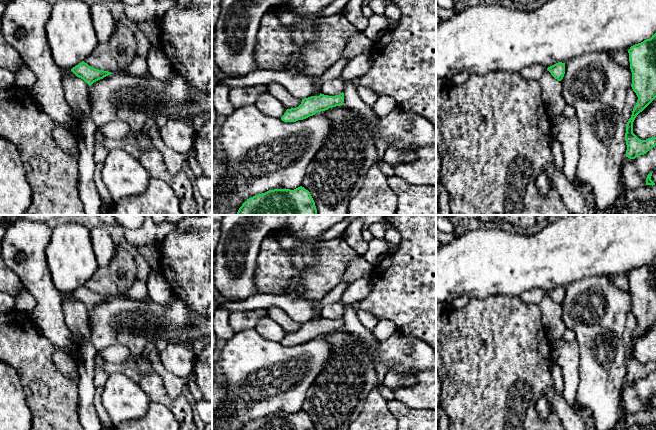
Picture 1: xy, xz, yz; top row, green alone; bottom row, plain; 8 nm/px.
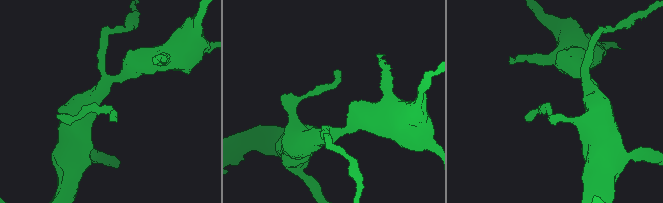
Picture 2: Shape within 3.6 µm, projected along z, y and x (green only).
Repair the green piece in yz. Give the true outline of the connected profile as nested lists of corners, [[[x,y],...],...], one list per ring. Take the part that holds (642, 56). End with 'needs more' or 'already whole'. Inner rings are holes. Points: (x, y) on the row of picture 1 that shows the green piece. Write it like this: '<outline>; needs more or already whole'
[[[656,33],[650,39],[631,46],[628,53],[632,72],[631,87],[638,100],[626,125],[626,157],[635,159],[656,146],[656,137],[641,140],[633,133],[636,116],[656,98]]]; already whole

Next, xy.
[[[82,61],[75,67],[71,69],[71,71],[79,78],[83,79],[89,86],[91,86],[94,82],[103,79],[104,77],[112,74],[111,72],[95,69],[89,66],[87,63]]]; already whole

